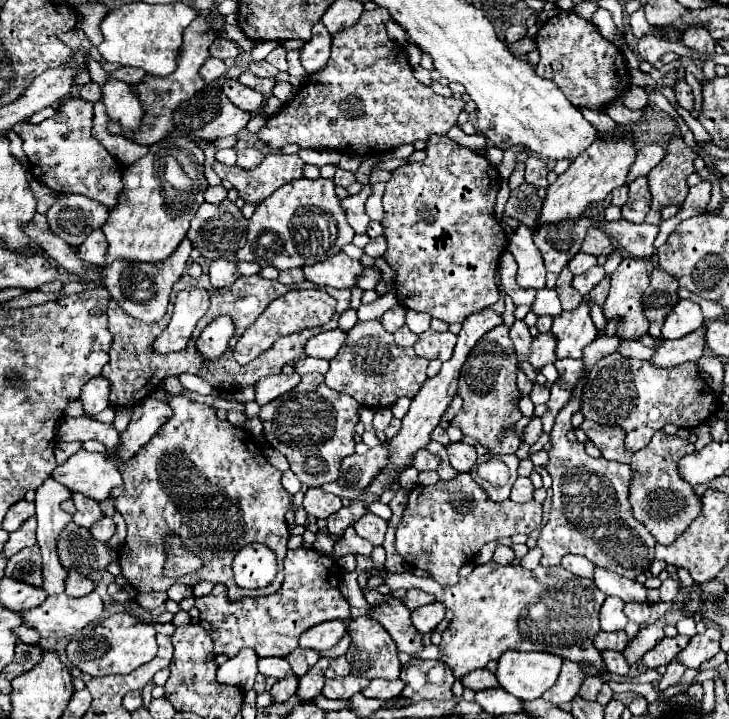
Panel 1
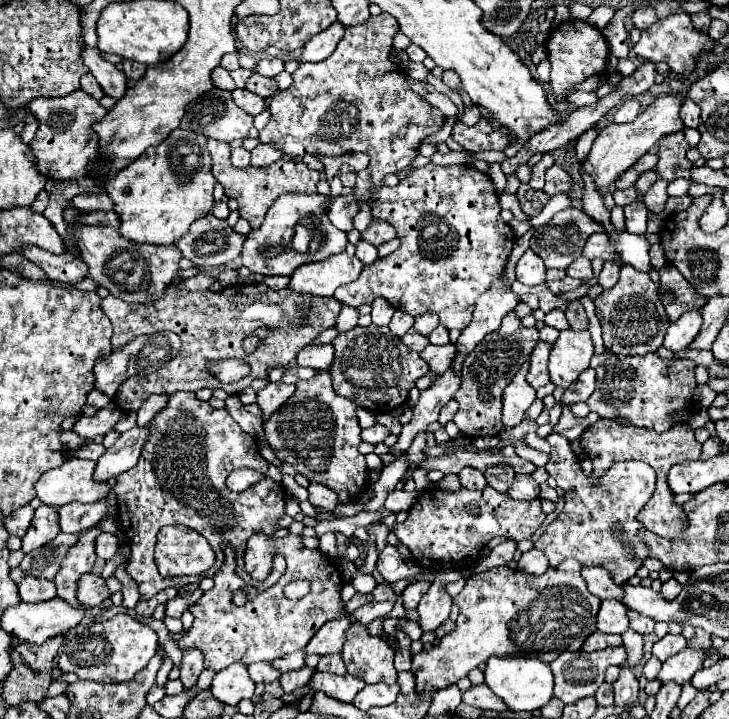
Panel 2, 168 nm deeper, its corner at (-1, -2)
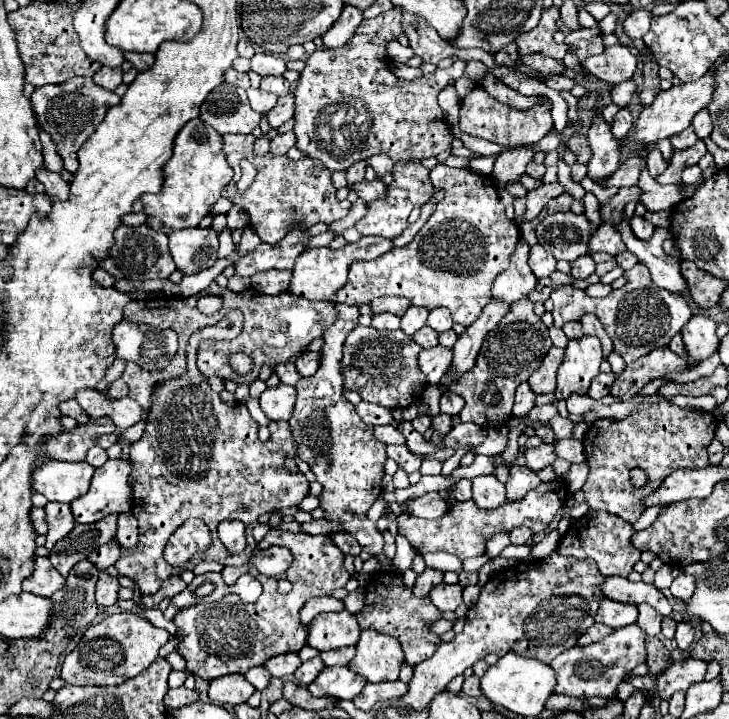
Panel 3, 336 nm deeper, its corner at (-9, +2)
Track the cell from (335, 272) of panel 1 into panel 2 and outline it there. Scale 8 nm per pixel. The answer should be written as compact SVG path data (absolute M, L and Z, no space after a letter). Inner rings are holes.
M347 252L331 254L321 262L309 262L299 266L291 274L289 288L299 294L313 296L333 296L333 292L353 282L363 270L363 262L357 256L349 256Z

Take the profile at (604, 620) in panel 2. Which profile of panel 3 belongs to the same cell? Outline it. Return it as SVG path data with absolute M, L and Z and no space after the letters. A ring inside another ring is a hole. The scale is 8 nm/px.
M603 598L595 622L607 624L609 628L621 628L637 622L637 606L629 606L625 602L613 602L609 598Z

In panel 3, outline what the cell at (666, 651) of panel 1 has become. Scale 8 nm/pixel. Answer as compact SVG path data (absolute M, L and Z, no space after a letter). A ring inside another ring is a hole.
M683 620L683 622L677 624L675 642L677 642L677 648L679 648L681 652L685 652L685 650L691 646L691 642L693 642L693 628L691 628L691 624L689 624L687 620Z

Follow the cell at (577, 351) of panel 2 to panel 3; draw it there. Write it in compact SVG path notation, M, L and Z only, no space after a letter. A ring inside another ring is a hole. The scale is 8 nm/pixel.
M583 336L569 340L565 358L557 370L557 396L567 398L571 392L585 394L591 380L597 376L601 362L603 354L599 338Z

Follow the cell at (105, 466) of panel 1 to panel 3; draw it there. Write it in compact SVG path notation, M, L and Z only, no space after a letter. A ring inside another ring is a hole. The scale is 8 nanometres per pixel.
M47 462L33 474L33 488L51 502L71 502L87 494L95 468L87 462Z

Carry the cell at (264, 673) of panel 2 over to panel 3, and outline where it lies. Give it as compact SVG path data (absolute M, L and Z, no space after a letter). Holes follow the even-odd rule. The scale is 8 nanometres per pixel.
M255 666L253 670L247 670L247 672L245 672L245 678L247 678L257 690L263 690L273 676L271 676L269 670L265 670L263 666Z

